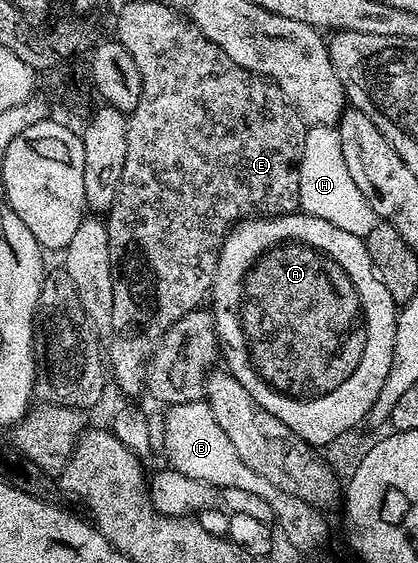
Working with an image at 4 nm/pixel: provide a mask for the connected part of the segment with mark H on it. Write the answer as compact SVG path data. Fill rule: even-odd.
M310 125L306 128L297 174L300 212L327 219L327 223L335 223L335 227L340 227L342 231L351 231L351 235L362 239L377 224L379 219L371 211L371 203L363 199L359 187L355 187L351 174L347 172L347 163L343 163L343 149L339 147L339 135L334 126Z

